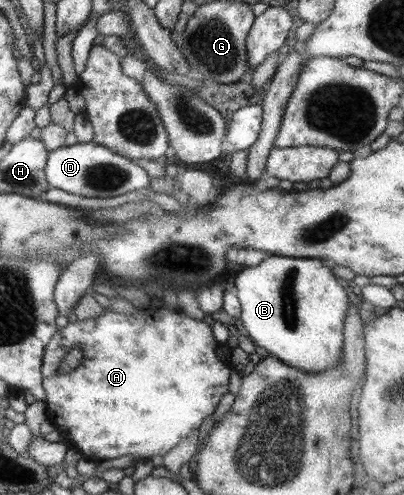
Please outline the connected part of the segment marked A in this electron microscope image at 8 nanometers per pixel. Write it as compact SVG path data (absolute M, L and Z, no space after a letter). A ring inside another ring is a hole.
M178 305L175 309L177 311L168 310L161 311L163 307L149 307L149 311L141 311L137 315L117 315L115 312L109 311L106 308L106 313L103 313L96 318L77 320L71 319L68 324L63 328L57 328L55 334L51 336L49 343L45 345L42 363L40 366L40 373L42 376L42 387L45 395L45 408L48 416L48 420L55 426L55 429L61 434L71 447L75 448L78 453L83 455L85 459L98 462L104 459L115 459L115 457L123 457L123 455L133 455L133 457L139 457L138 459L152 459L153 455L159 455L160 460L163 455L171 447L175 447L181 439L188 437L193 444L193 438L198 431L201 423L211 414L221 397L227 393L226 389L229 384L229 377L232 368L227 361L221 361L217 359L215 351L219 344L215 342L213 335L211 334L211 328L203 322L203 320L196 320L185 314L184 311L180 311ZM72 347L77 347L81 351L81 363L79 366L70 373L65 375L58 375L55 371L65 356Z

